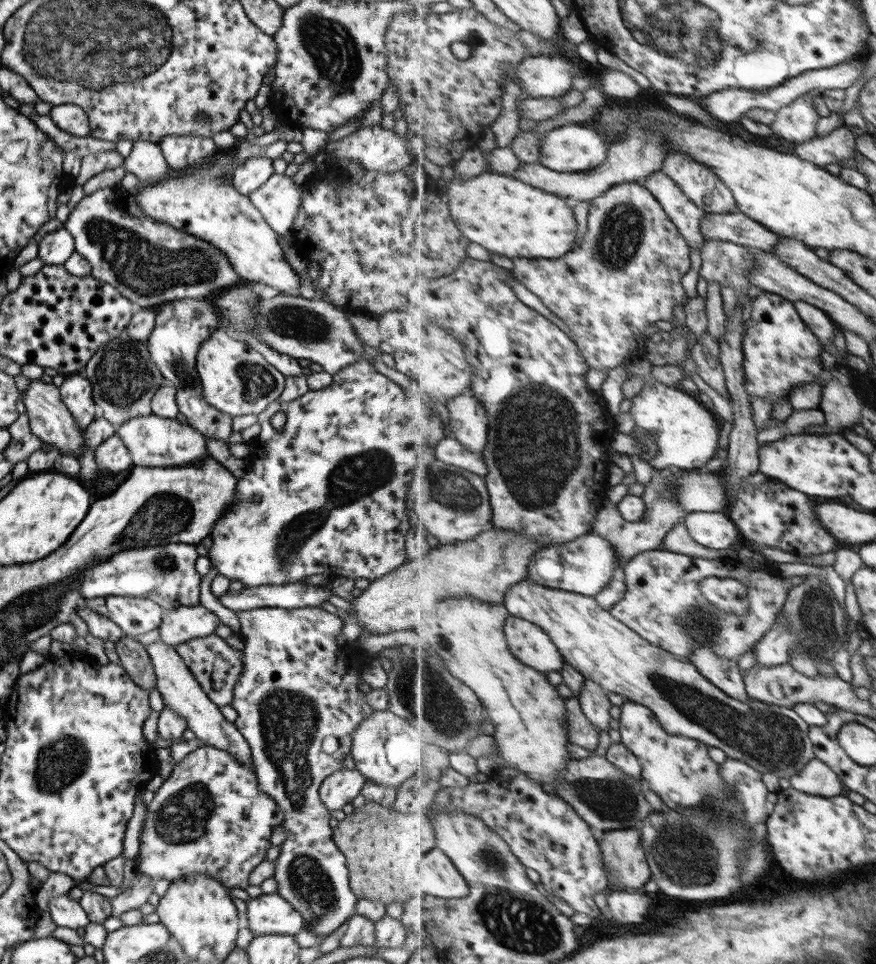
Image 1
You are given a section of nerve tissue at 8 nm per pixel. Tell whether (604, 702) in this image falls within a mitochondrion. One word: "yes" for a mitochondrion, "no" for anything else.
no

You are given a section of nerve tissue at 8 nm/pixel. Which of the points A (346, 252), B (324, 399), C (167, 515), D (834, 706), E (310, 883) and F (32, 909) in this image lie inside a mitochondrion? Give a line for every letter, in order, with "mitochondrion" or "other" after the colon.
A: other
B: other
C: mitochondrion
D: other
E: mitochondrion
F: other

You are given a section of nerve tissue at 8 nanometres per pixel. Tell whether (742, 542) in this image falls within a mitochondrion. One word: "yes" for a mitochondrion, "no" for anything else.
no

